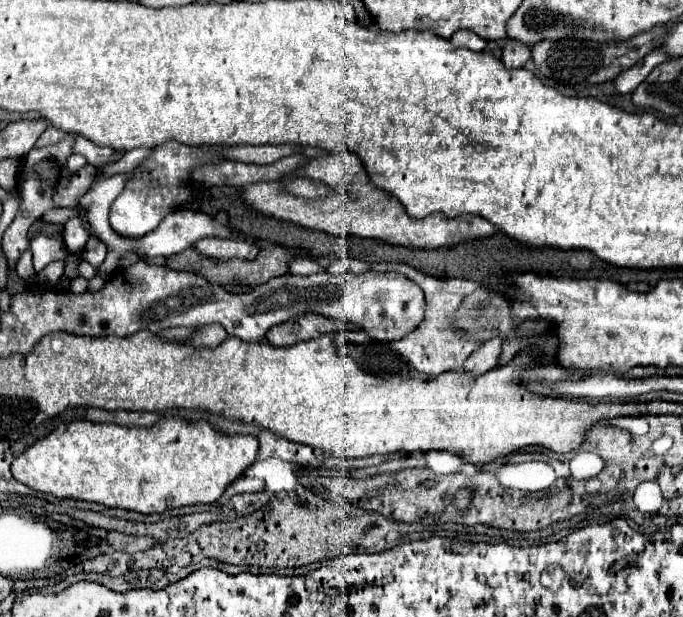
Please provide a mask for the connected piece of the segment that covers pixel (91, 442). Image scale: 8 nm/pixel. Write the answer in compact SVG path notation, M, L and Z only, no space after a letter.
M163 419L153 427L121 427L115 423L91 423L91 421L67 421L57 425L47 437L33 443L13 463L13 477L41 493L49 493L59 499L91 501L105 507L131 509L143 515L163 513L167 509L215 503L227 485L243 475L253 465L259 449L259 441L251 435L221 435L209 427L209 423L185 423L181 419Z

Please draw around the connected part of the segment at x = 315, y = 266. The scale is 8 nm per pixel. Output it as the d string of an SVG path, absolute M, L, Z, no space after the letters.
M299 259L295 263L291 263L291 275L311 275L311 273L325 273L325 267L321 267L317 261L307 261L307 259Z

